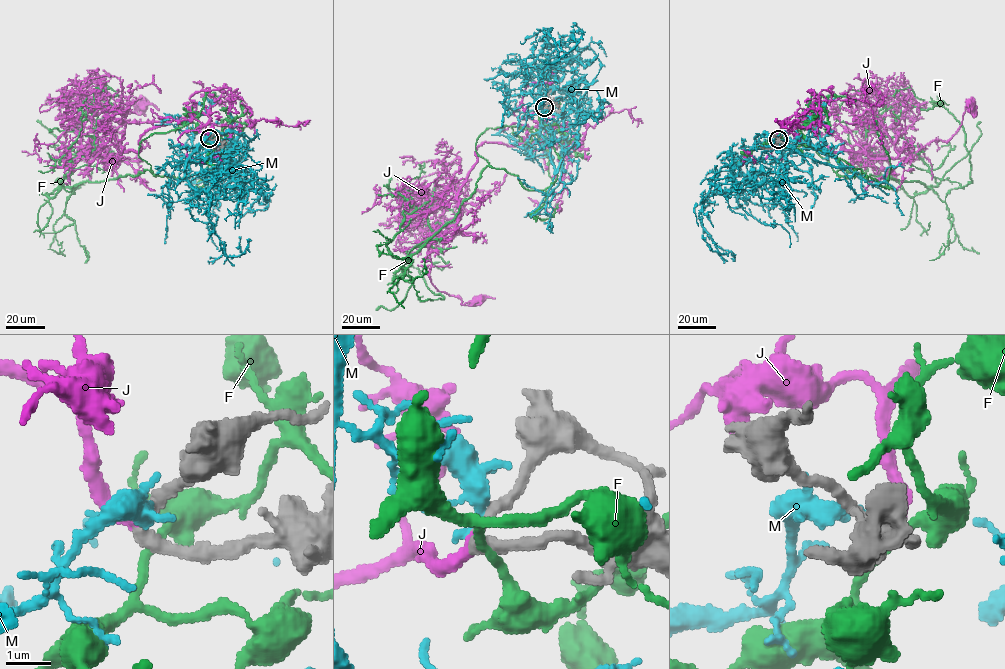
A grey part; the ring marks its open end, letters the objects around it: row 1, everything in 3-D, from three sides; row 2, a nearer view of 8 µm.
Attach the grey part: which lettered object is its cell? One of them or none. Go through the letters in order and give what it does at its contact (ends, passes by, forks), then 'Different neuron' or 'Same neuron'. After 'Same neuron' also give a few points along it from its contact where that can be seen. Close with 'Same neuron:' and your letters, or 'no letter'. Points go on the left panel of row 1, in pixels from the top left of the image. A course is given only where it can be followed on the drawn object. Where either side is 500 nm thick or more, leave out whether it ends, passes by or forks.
F: It passes by. Different neuron
J: It ends there. Same neuron. Its course: (210, 138), (194, 130), (210, 119), (197, 112), (150, 127), (122, 158), (92, 153), (111, 106), (141, 102)
M: It forks there. Different neuron
Same neuron: J

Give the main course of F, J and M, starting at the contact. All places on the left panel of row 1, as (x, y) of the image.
F: (210, 139), (219, 169), (49, 197), (117, 93), (98, 97)
J: (210, 138), (194, 130), (210, 119), (197, 112), (150, 127), (122, 158), (92, 153), (111, 106), (141, 102)
M: (210, 137), (187, 160), (185, 177), (193, 187), (210, 197), (209, 220), (228, 256), (242, 254), (241, 236)

